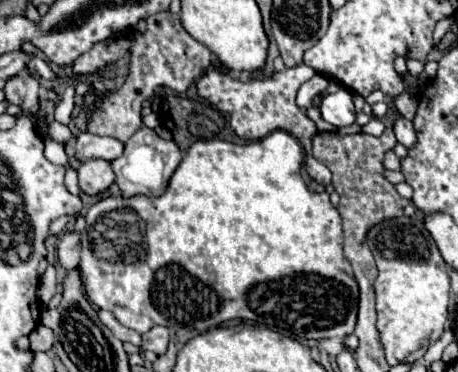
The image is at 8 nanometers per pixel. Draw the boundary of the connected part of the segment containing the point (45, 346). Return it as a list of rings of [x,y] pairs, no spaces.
[[[37,326],[29,334],[29,340],[31,340],[31,350],[33,352],[47,352],[53,346],[53,342],[55,342],[55,334],[47,326]]]

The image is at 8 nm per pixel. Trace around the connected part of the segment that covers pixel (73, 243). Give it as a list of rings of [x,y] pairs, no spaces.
[[[65,232],[57,244],[57,258],[59,264],[69,272],[73,268],[77,268],[79,264],[79,234],[75,232]]]

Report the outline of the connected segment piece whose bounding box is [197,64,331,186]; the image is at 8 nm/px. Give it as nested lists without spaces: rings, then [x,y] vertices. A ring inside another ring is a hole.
[[[299,64],[293,68],[285,68],[283,72],[275,72],[269,78],[251,78],[251,80],[243,82],[243,80],[235,80],[233,76],[229,76],[227,72],[223,72],[219,68],[207,68],[205,74],[197,80],[197,94],[201,98],[205,98],[211,106],[215,106],[217,110],[229,114],[231,128],[235,130],[235,134],[239,138],[257,140],[257,138],[267,136],[273,130],[285,130],[285,132],[293,134],[305,150],[305,156],[307,156],[305,170],[309,172],[309,176],[313,180],[327,186],[327,184],[331,184],[331,172],[327,166],[317,162],[311,154],[311,140],[317,134],[317,126],[295,104],[295,94],[299,90],[299,86],[303,82],[307,82],[309,78],[313,78],[313,74],[315,74],[313,68]]]

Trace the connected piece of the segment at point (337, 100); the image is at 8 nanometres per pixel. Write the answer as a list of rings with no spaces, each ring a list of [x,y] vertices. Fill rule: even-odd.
[[[339,88],[333,94],[327,94],[321,100],[319,112],[325,122],[333,126],[349,126],[355,122],[355,108],[353,108],[353,96],[347,88]]]

